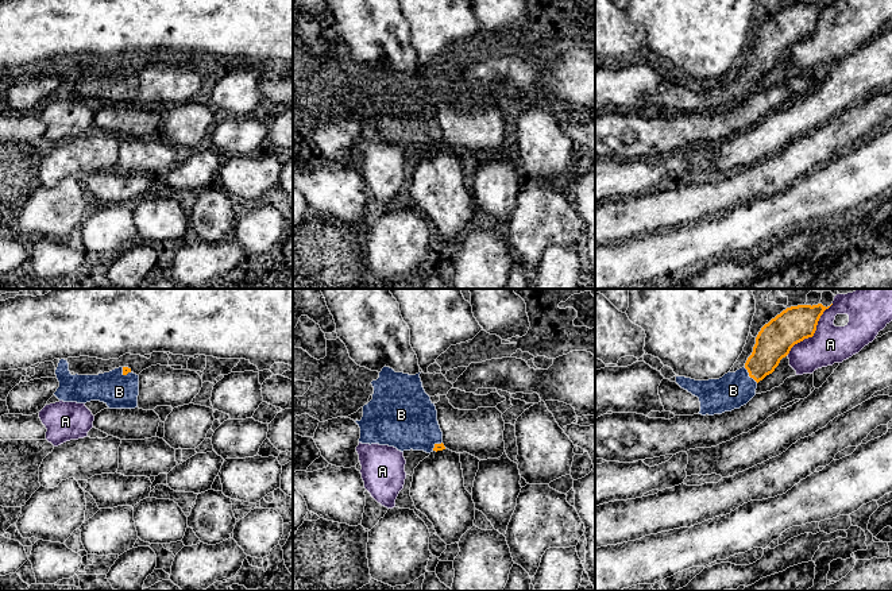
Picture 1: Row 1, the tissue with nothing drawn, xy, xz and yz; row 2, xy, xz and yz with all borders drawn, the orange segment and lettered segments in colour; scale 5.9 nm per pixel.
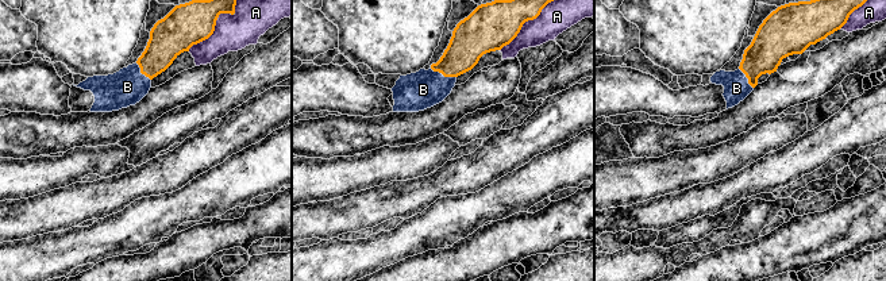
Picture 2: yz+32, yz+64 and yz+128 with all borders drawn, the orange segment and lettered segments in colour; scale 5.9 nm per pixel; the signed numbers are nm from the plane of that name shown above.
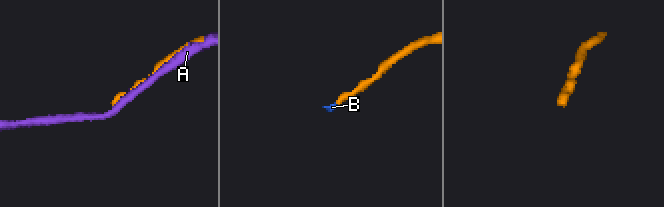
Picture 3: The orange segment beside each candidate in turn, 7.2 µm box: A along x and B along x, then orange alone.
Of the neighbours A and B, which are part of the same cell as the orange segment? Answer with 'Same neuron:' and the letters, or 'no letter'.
Same neuron: B

